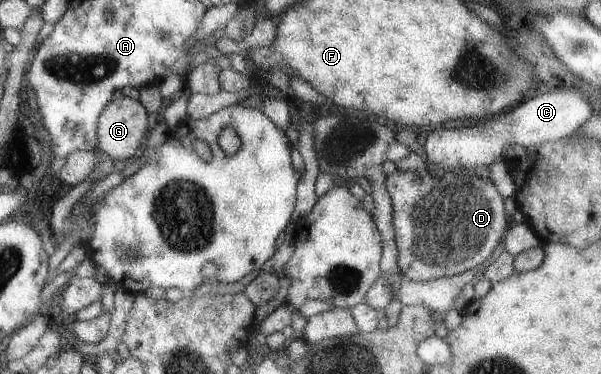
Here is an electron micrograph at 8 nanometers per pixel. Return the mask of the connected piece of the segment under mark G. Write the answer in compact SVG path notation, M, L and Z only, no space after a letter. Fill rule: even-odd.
M127 96L111 99L97 119L96 148L114 161L135 157L142 147L148 129L146 110L138 100Z

